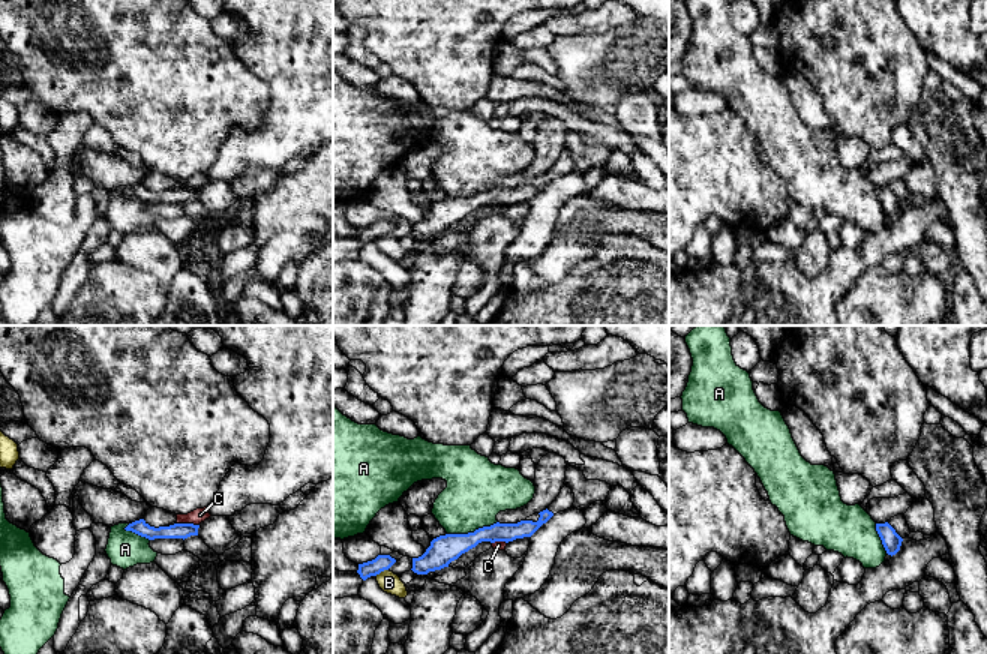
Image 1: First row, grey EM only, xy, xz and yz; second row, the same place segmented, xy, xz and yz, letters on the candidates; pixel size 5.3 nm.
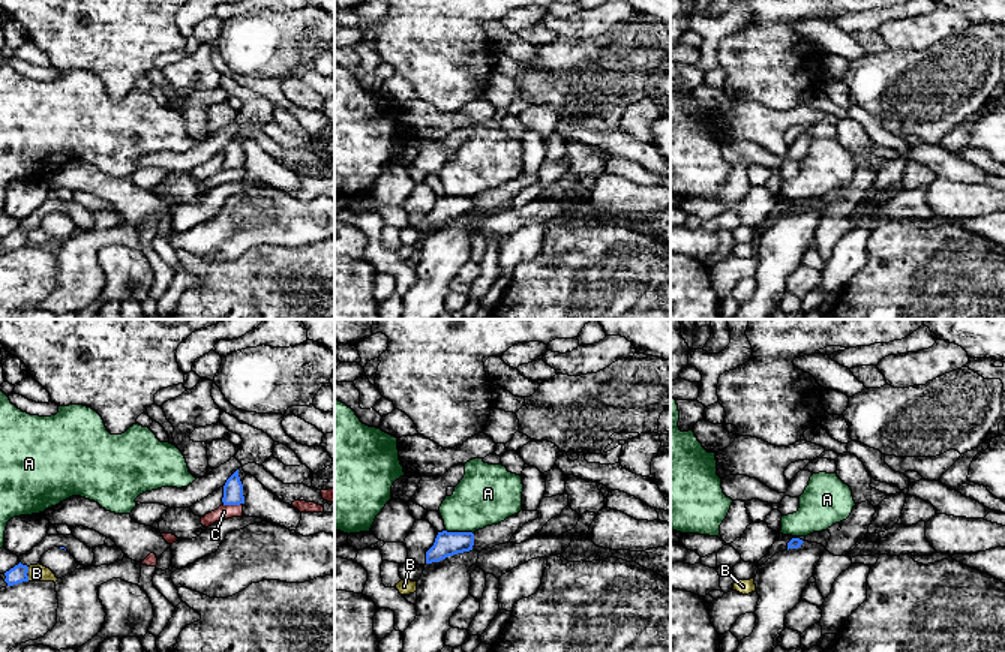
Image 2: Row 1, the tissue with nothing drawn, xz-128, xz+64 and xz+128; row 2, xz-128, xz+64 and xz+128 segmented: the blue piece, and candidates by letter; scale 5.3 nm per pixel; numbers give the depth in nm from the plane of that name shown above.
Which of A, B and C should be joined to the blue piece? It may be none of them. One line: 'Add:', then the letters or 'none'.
Add: none

